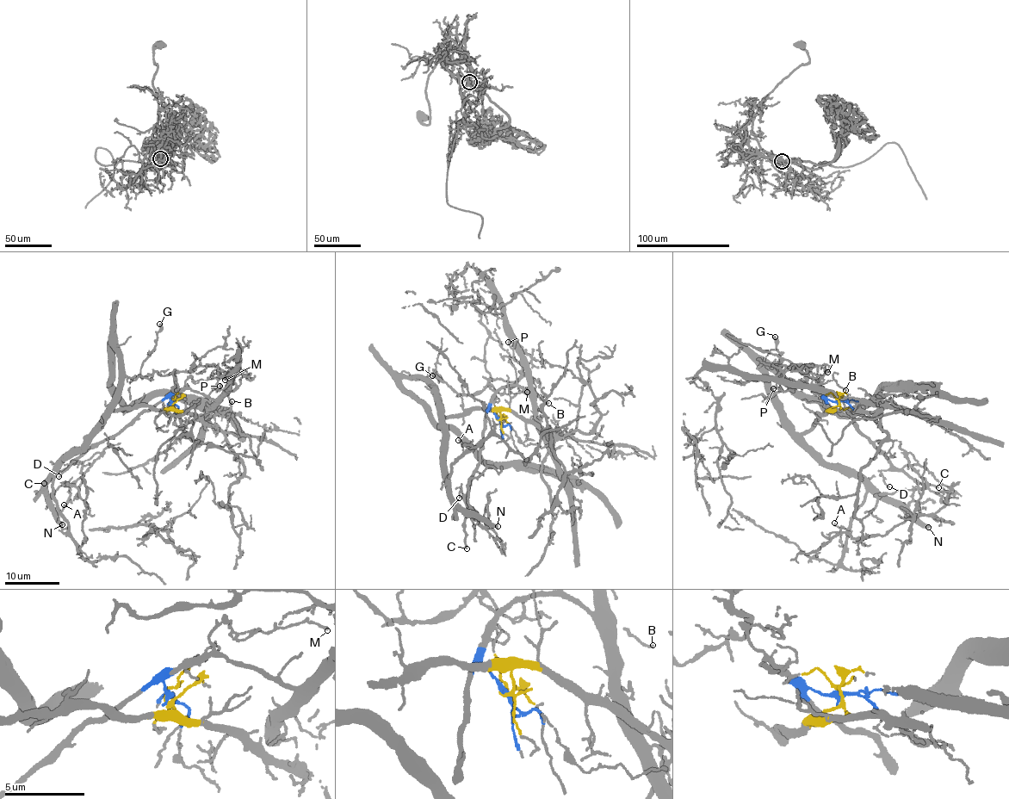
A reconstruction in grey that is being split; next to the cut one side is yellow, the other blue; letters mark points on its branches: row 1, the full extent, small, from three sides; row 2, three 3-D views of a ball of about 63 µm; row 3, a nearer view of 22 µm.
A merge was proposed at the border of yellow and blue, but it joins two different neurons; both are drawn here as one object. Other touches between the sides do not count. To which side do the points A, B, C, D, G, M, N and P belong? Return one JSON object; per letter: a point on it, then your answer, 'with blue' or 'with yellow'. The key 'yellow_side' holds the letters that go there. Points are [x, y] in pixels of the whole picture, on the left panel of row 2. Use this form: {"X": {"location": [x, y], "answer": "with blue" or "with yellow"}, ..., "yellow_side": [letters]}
{"A": {"location": [64, 504], "answer": "with yellow"}, "B": {"location": [232, 401], "answer": "with blue"}, "C": {"location": [44, 483], "answer": "with blue"}, "D": {"location": [58, 476], "answer": "with blue"}, "G": {"location": [159, 324], "answer": "with yellow"}, "M": {"location": [225, 380], "answer": "with blue"}, "N": {"location": [62, 524], "answer": "with yellow"}, "P": {"location": [219, 386], "answer": "with blue"}, "yellow_side": ["A", "G", "N"]}

